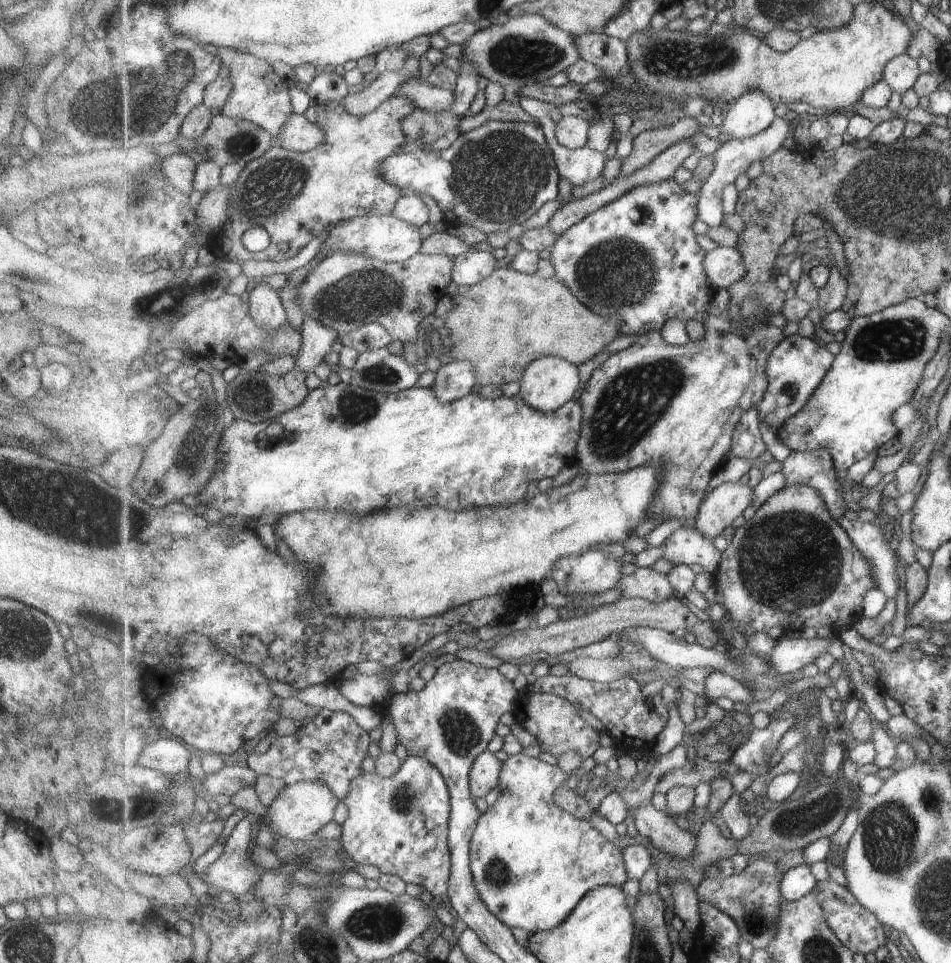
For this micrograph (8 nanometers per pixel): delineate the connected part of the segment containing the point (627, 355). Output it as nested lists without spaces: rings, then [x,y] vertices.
[[[720,288],[713,298],[711,307],[709,308],[709,317],[707,318],[706,336],[702,340],[702,344],[690,344],[682,346],[674,346],[666,340],[663,331],[652,331],[639,336],[639,339],[631,347],[623,351],[613,353],[610,358],[592,372],[591,379],[585,386],[581,399],[579,400],[584,405],[585,425],[582,431],[581,441],[577,448],[576,464],[580,466],[584,473],[607,475],[608,473],[623,473],[637,469],[641,466],[652,465],[653,463],[661,463],[665,467],[665,483],[661,488],[661,493],[657,494],[657,501],[653,502],[652,516],[663,518],[663,522],[670,519],[682,521],[684,527],[693,529],[699,517],[699,512],[702,503],[705,501],[706,495],[711,488],[711,482],[714,475],[720,470],[726,462],[725,458],[728,452],[732,450],[737,432],[737,426],[740,425],[742,417],[754,407],[759,408],[764,402],[765,396],[769,392],[769,356],[773,354],[777,346],[785,341],[788,337],[784,334],[782,328],[776,326],[767,326],[760,324],[754,327],[746,326],[742,330],[736,330],[734,334],[724,336],[724,297],[728,294],[726,288]]]

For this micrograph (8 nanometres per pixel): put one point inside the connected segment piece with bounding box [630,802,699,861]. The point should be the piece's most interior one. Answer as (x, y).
(663, 831)

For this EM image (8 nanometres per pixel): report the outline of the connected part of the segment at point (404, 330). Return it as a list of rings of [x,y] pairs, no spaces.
[[[336,253],[333,257],[322,261],[314,268],[313,271],[309,272],[309,275],[302,281],[299,285],[299,295],[298,302],[301,310],[304,314],[304,319],[308,320],[310,318],[316,319],[318,322],[331,327],[334,330],[340,331],[343,335],[348,335],[356,330],[358,326],[362,326],[368,323],[379,322],[382,323],[389,331],[390,334],[395,338],[395,340],[400,340],[404,345],[410,345],[416,343],[418,340],[418,334],[422,327],[432,319],[435,315],[436,308],[438,308],[438,302],[440,298],[446,294],[446,288],[450,286],[450,282],[454,281],[454,269],[456,268],[457,257],[451,257],[447,255],[426,255],[419,253],[416,257],[412,257],[403,263],[385,263],[380,259],[375,259],[369,255],[346,255],[345,253]]]

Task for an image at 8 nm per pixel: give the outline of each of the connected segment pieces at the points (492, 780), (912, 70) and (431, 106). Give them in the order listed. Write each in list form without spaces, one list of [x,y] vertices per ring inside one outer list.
[[[491,751],[482,753],[474,763],[471,786],[476,798],[488,796],[494,788],[500,786],[504,761]]]
[[[908,54],[893,58],[885,69],[885,79],[900,95],[907,90],[916,88],[918,79],[922,76],[918,60]]]
[[[422,78],[406,81],[396,96],[407,98],[416,107],[427,111],[448,111],[455,103],[455,90],[434,86]]]

